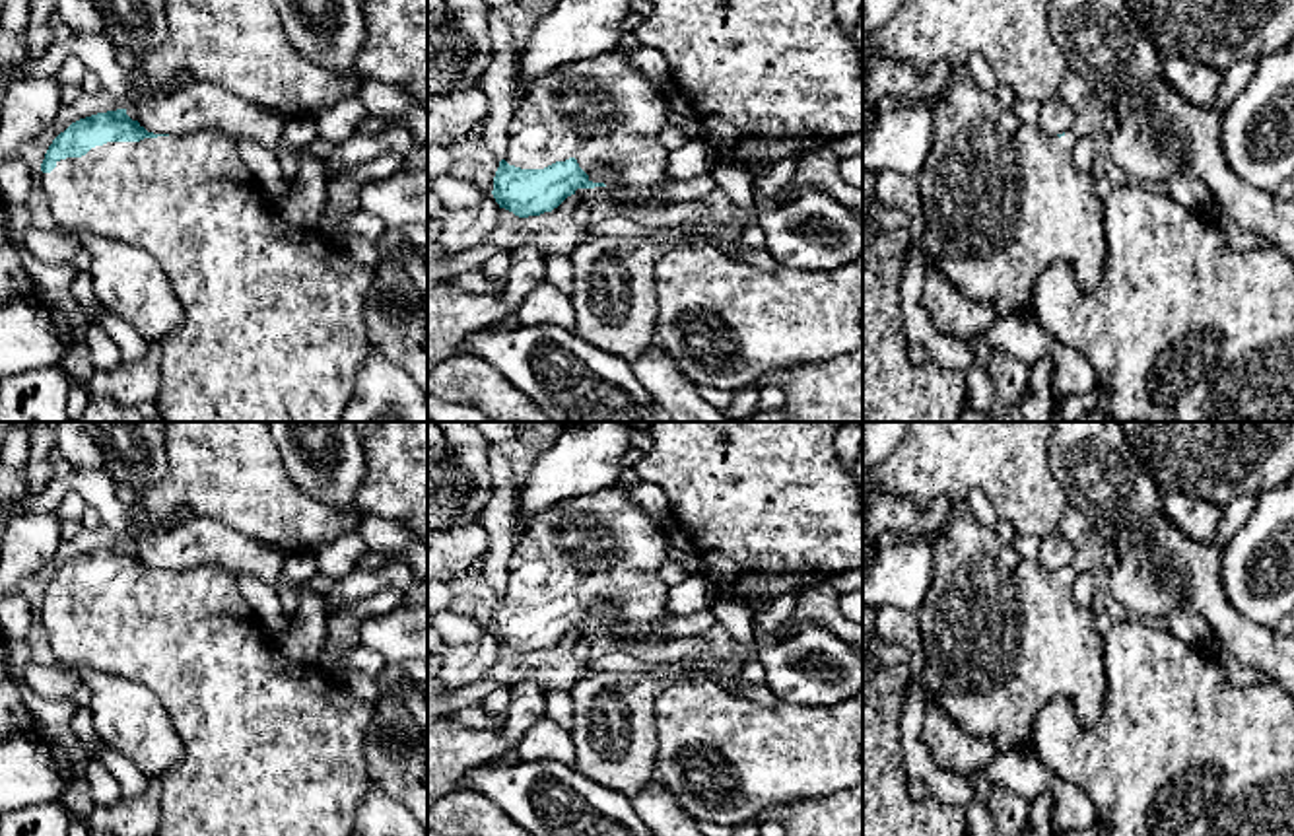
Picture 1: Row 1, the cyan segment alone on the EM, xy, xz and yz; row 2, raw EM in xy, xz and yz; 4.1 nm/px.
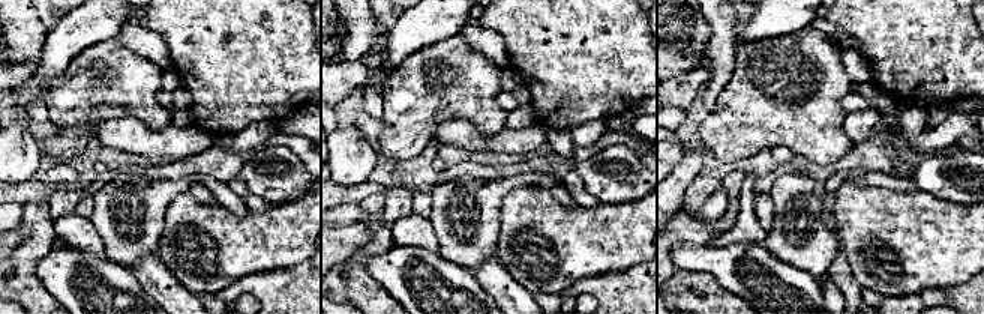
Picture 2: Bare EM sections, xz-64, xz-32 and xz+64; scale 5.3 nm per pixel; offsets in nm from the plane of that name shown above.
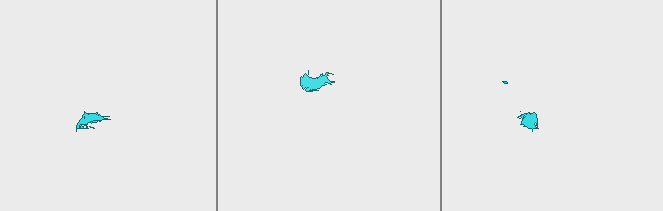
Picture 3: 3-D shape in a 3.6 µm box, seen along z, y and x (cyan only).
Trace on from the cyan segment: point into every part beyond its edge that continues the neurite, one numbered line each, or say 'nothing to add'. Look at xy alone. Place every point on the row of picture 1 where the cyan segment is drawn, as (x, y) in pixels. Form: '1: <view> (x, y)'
1: xy (272, 329)

